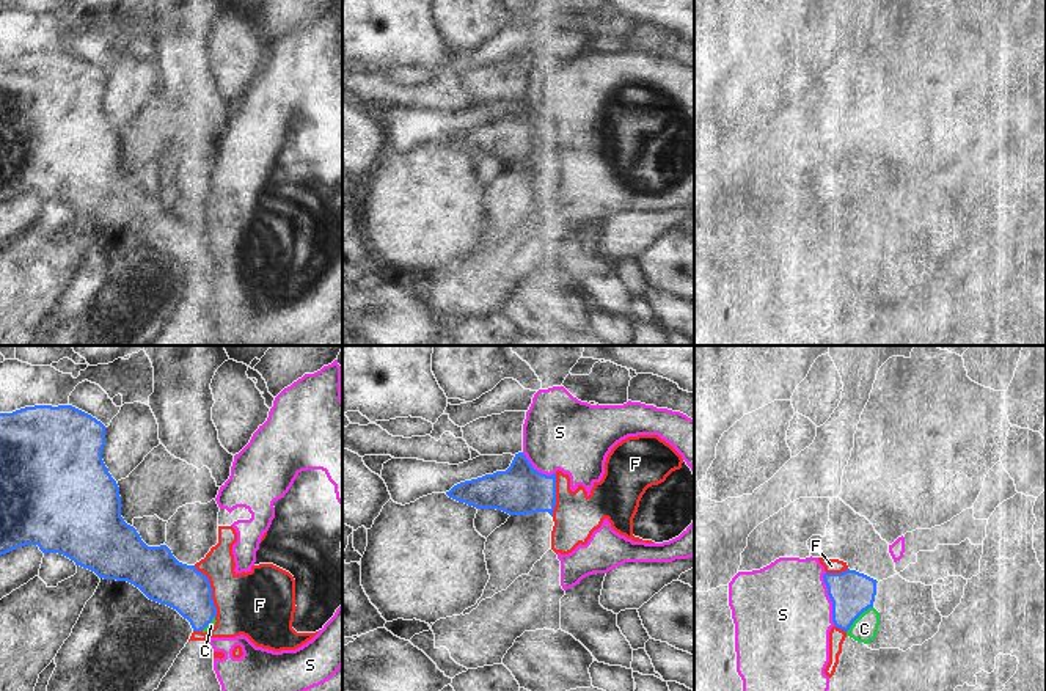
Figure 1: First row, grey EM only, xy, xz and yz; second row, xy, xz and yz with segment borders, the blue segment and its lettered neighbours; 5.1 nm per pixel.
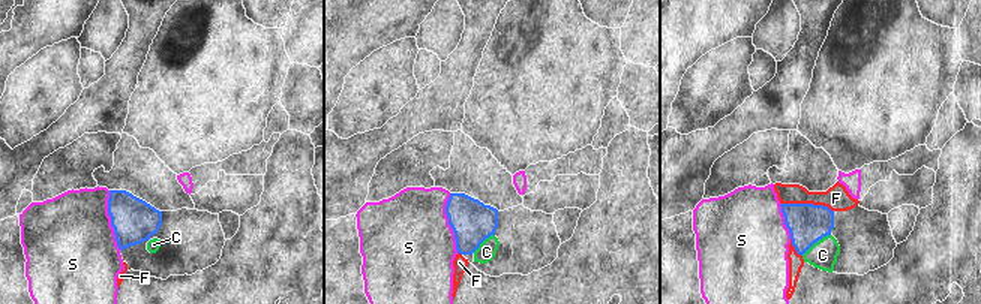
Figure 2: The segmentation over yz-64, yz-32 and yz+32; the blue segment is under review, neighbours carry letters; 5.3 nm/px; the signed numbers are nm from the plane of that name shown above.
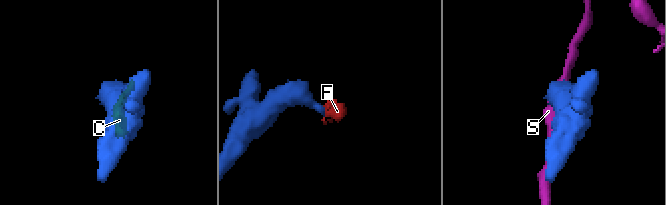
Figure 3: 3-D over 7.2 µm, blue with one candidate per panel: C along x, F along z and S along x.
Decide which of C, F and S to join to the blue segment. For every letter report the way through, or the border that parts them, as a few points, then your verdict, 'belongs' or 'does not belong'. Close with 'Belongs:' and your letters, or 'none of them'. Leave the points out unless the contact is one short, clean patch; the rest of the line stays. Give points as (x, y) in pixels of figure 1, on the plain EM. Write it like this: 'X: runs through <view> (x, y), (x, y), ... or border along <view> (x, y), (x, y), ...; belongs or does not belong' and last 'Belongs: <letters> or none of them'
C: runs through yz (852, 241), (858, 264), (864, 277); belongs
F: border along xy (193, 214), (208, 226), (215, 264); does not belong
S: border along yz (825, 220), (823, 231), (831, 250), (831, 269), (836, 274); does not belong
Belongs: C

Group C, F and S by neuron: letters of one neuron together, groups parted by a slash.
C / F S

